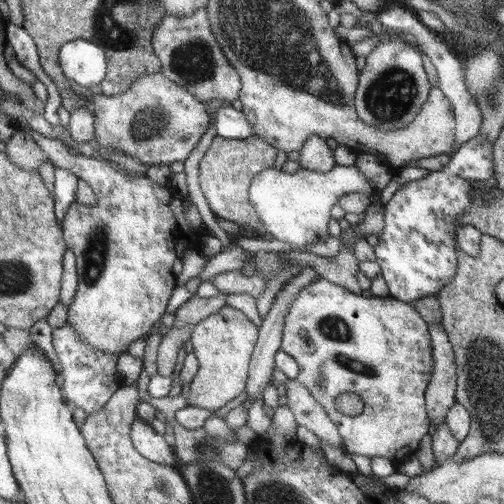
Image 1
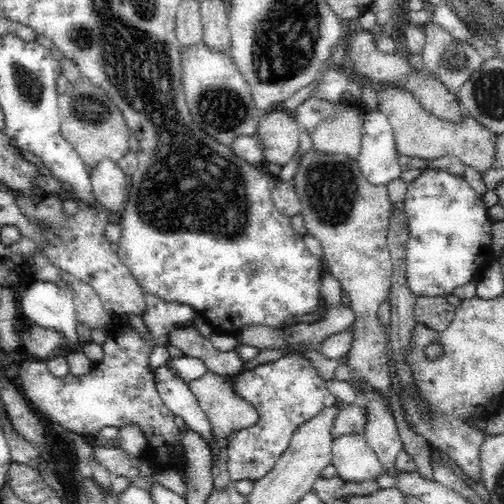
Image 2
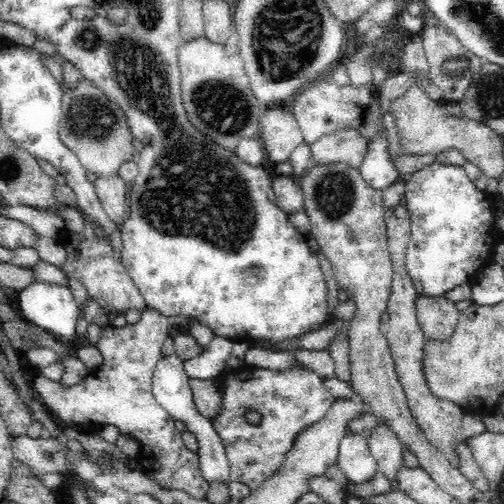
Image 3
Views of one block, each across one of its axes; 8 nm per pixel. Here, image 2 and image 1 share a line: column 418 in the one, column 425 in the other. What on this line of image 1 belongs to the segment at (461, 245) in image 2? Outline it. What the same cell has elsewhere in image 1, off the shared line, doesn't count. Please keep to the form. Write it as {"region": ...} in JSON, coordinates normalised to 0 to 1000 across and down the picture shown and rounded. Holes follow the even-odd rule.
{"region":[[[950,266],[915,286],[883,333],[804,365],[768,405],[760,405],[760,452],[748,464],[740,504],[744,520],[756,528],[752,540],[772,571],[772,591],[812,603],[815,595],[851,591],[859,583],[867,587],[887,556],[907,544],[911,488],[903,472],[911,448],[903,448],[903,437],[938,409],[938,393],[931,389],[935,365],[978,353],[974,302],[978,286],[966,286]]]}

